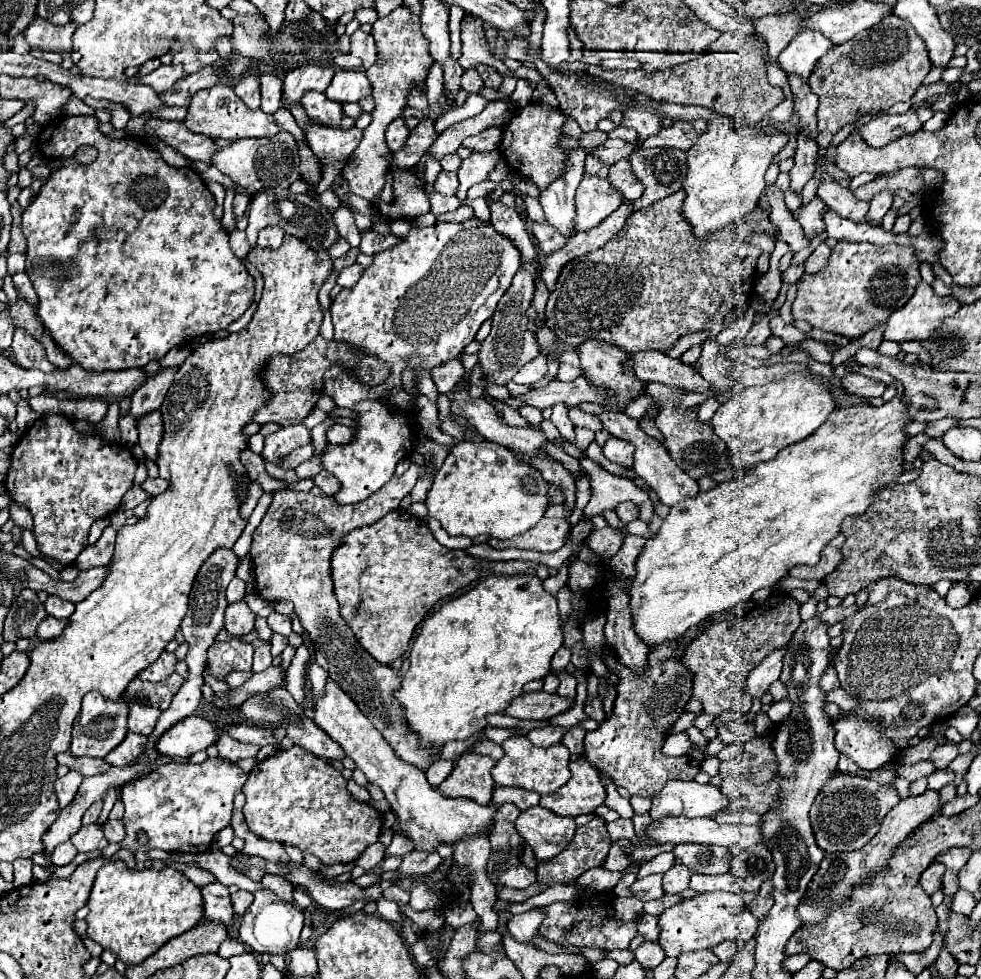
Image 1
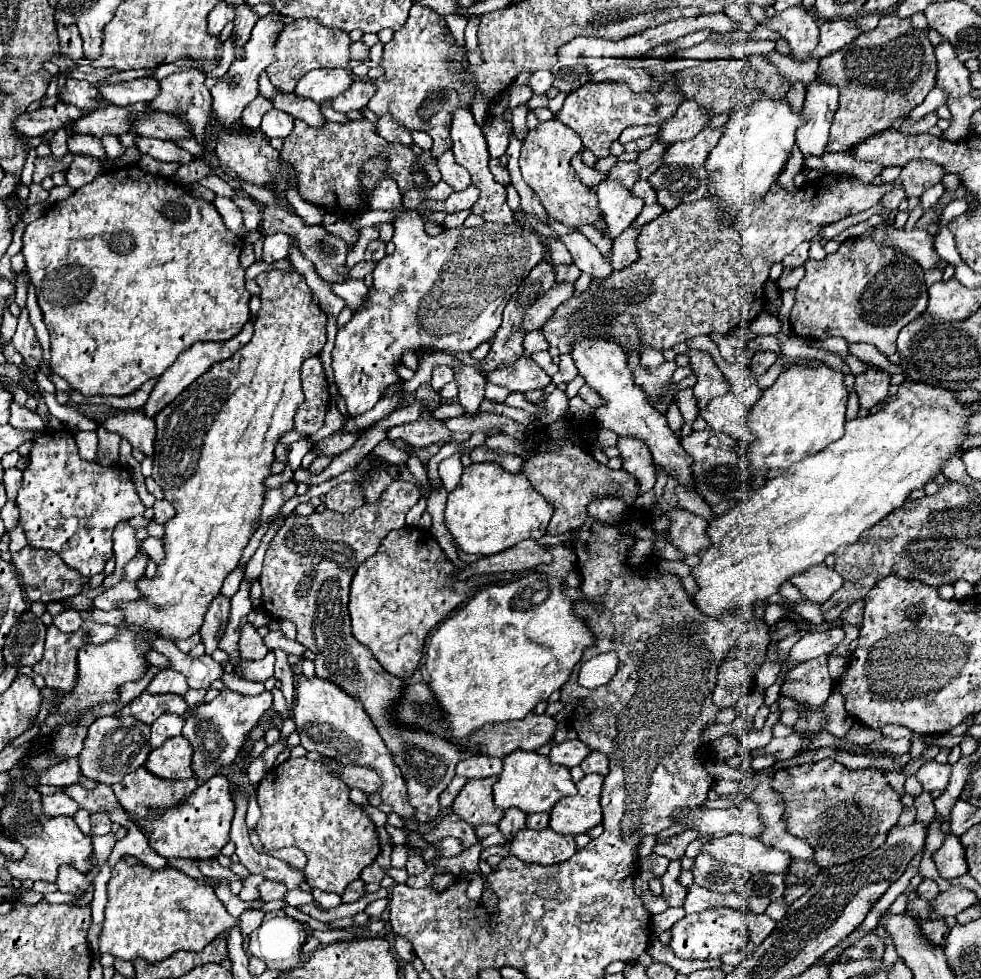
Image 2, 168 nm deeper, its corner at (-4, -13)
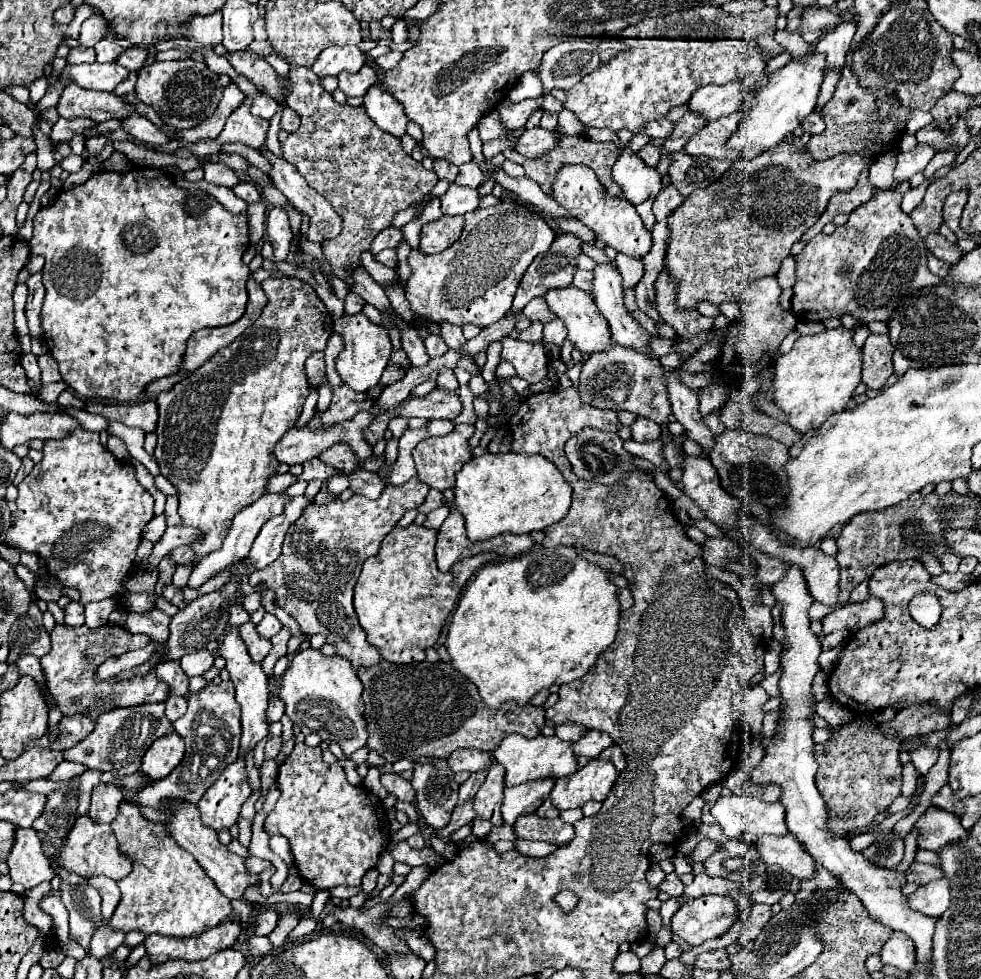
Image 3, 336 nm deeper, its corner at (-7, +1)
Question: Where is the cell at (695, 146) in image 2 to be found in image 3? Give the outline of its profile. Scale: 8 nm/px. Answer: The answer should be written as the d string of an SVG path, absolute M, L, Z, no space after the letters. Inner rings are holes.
M734 112L730 116L718 118L716 122L708 122L706 128L702 128L696 136L690 138L688 146L684 148L684 152L688 154L702 154L706 158L716 158L716 160L738 160L740 154L736 154L736 150L728 150L726 142L732 134L732 130L736 130L736 126L740 124L740 118L744 118L744 114Z

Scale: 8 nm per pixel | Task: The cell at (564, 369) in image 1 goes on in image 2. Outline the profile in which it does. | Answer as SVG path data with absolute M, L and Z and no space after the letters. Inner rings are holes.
M583 384L583 386L581 386L581 390L579 390L579 396L581 396L581 398L583 398L583 400L589 404L589 406L593 406L593 408L603 404L603 400L599 398L599 394L597 394L595 390L591 390L587 384Z

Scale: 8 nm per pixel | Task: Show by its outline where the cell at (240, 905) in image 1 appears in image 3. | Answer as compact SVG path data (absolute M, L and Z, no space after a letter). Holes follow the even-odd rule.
M264 910L256 916L256 928L254 928L254 934L256 936L268 936L274 928L276 928L276 922L278 922L278 914L274 910Z

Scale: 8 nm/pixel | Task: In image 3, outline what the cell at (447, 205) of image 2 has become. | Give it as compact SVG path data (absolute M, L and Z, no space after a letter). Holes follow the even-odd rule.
M452 184L448 188L448 192L444 196L440 196L440 200L442 200L442 214L446 214L446 216L468 214L468 212L476 210L480 204L476 190L468 190L468 188L462 188L456 184Z

